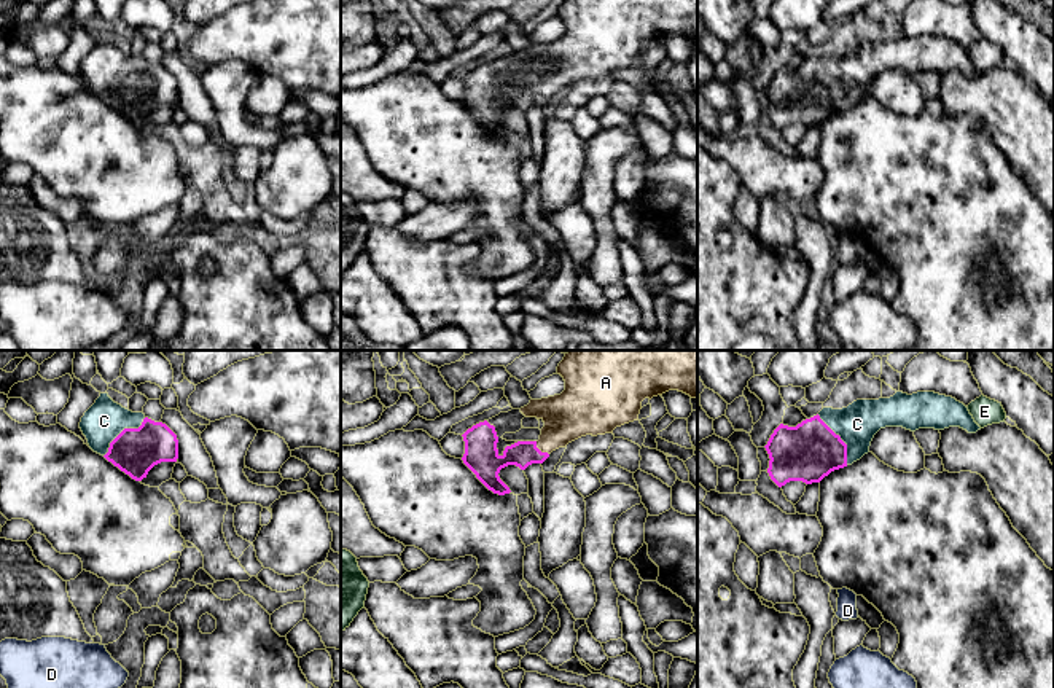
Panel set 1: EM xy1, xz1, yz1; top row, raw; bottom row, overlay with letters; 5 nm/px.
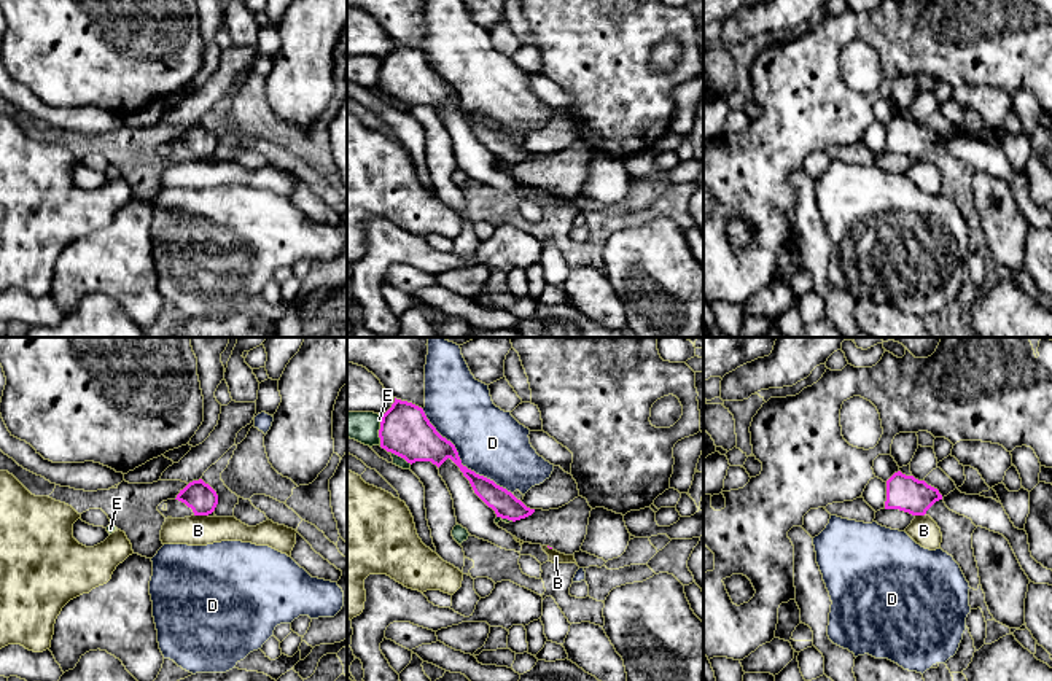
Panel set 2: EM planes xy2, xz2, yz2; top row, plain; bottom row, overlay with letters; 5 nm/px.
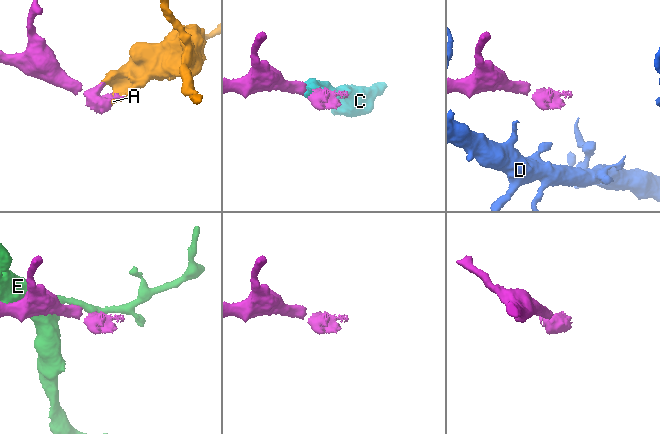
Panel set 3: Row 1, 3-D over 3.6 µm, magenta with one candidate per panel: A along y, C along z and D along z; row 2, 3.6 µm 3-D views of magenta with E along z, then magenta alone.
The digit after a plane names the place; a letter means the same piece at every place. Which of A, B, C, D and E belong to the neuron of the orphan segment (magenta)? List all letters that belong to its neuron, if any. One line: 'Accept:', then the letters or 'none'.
Accept: A, C

